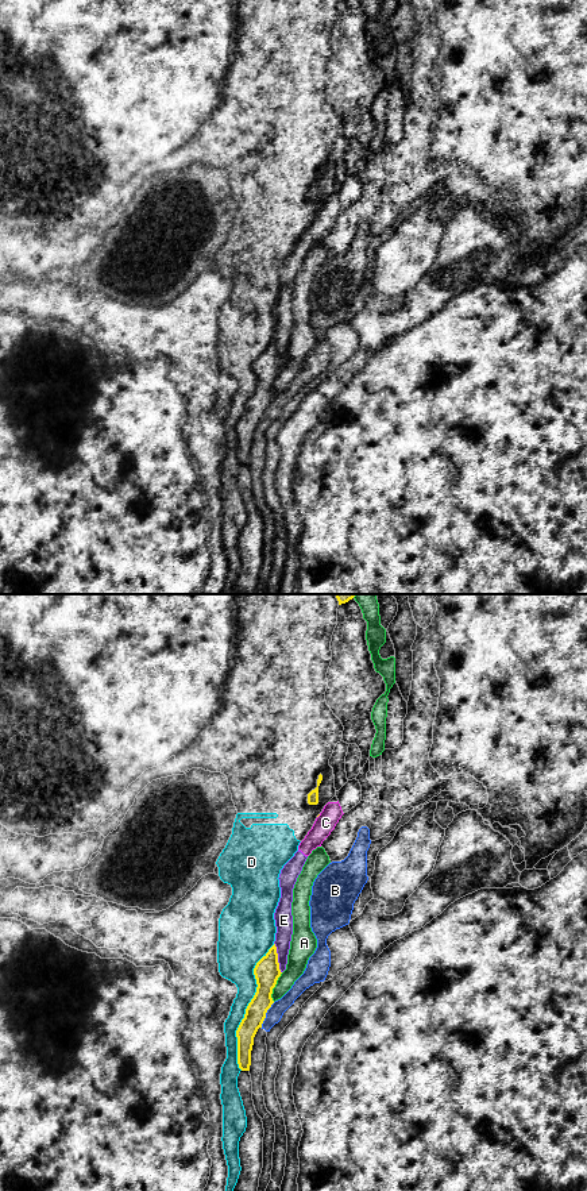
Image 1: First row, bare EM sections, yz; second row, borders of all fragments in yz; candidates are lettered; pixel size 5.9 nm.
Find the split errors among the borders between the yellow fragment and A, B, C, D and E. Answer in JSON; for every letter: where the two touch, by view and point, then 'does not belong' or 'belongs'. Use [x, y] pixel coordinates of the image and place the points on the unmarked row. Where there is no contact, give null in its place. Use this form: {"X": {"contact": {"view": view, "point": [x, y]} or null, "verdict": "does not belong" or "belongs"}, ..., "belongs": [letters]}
{"A": {"contact": {"view": "yz", "point": [274, 381]}, "verdict": "does not belong"}, "B": {"contact": {"view": "yz", "point": [265, 409]}, "verdict": "does not belong"}, "C": {"contact": null, "verdict": "does not belong"}, "D": {"contact": {"view": "yz", "point": [247, 403]}, "verdict": "does not belong"}, "E": {"contact": {"view": "yz", "point": [277, 353]}, "verdict": "does not belong"}, "belongs": []}

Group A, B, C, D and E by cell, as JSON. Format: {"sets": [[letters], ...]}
{"sets": [["A"], ["B"], ["C", "E"], ["D"]]}

